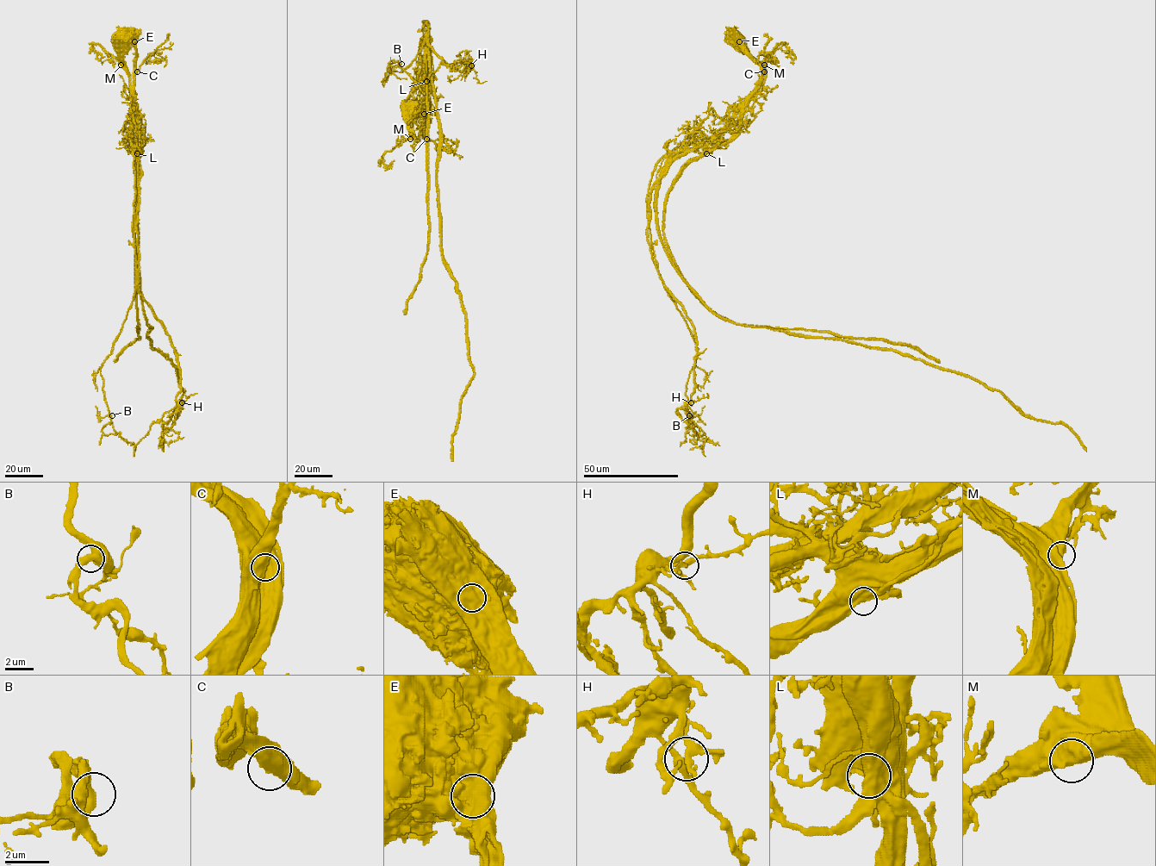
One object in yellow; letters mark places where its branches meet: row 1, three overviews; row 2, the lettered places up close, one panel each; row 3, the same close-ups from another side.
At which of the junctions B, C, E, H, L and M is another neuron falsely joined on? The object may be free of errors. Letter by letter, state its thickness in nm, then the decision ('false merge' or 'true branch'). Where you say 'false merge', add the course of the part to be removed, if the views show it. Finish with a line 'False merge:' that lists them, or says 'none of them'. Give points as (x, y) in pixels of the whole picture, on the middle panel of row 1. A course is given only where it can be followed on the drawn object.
B: 550 nm | true branch
C: 800 nm | true branch
E: 1400 nm | false merge | (424, 114), (424, 135), (428, 70), (425, 41), (422, 39), (427, 110), (428, 244), (421, 278), (404, 314)
H: 340 nm | true branch
L: 800 nm | true branch
M: 950 nm | true branch
False merge: E

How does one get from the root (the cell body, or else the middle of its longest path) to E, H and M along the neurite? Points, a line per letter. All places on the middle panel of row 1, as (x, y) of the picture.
E: (415, 108), (410, 111), (424, 114)
H: (415, 108), (410, 113), (417, 138), (426, 21), (428, 43), (449, 65), (465, 71), (471, 65)
M: (415, 108), (410, 111), (410, 139)

